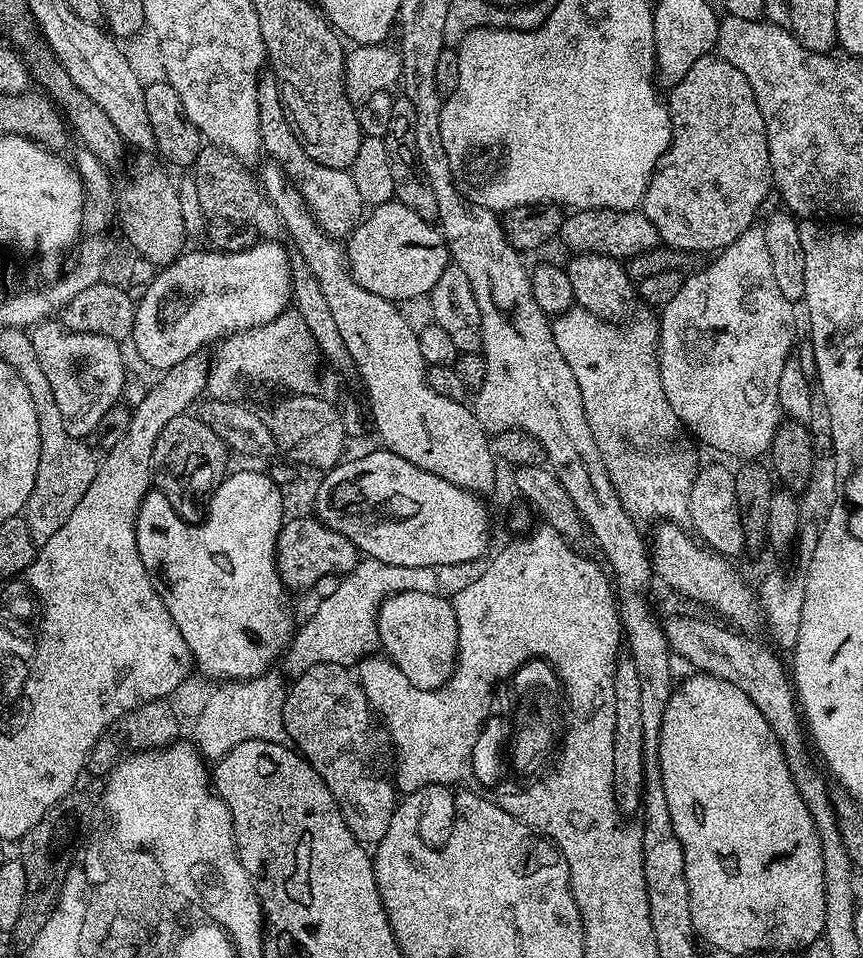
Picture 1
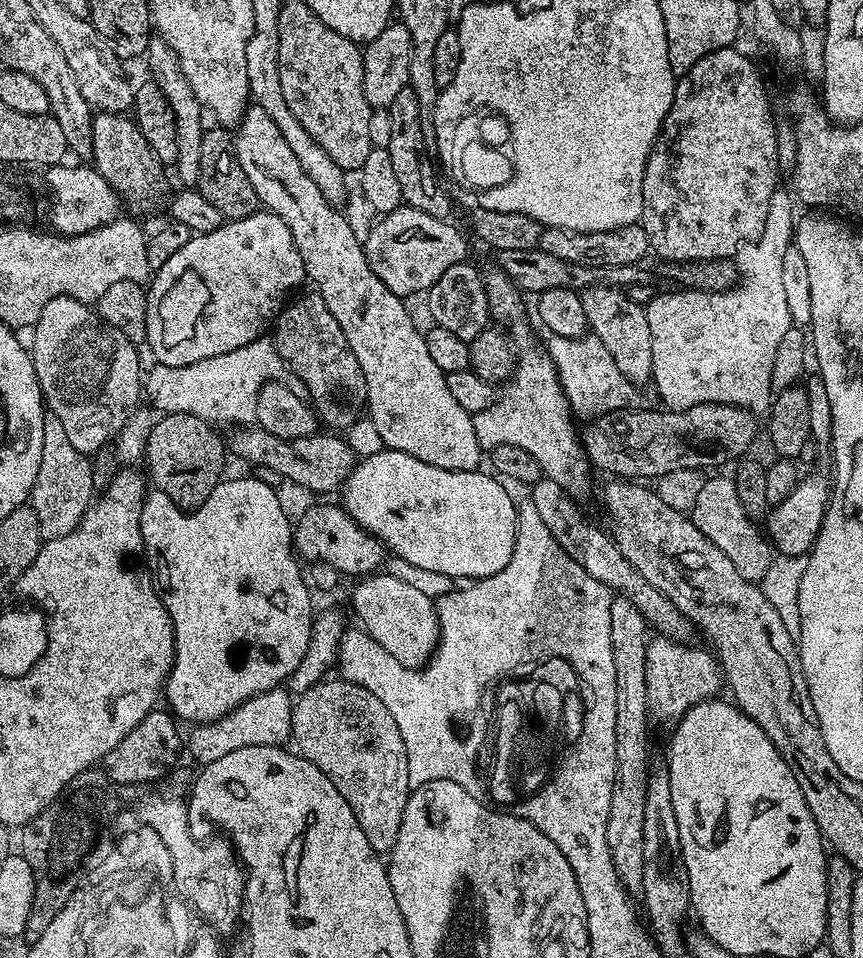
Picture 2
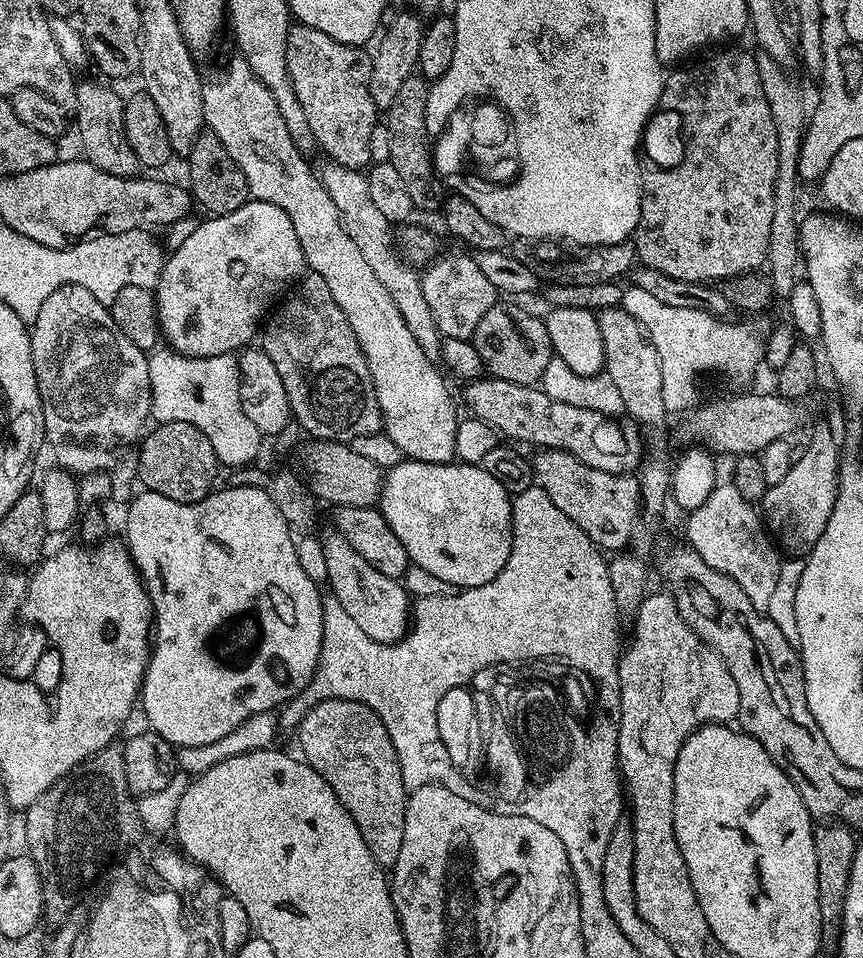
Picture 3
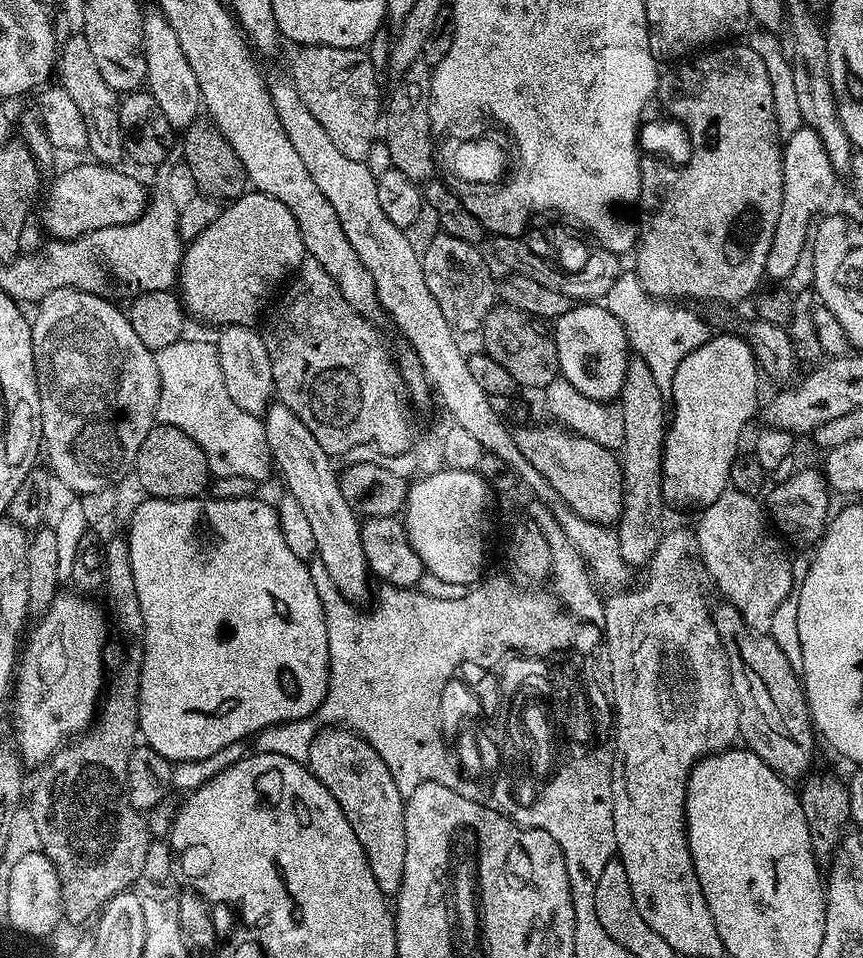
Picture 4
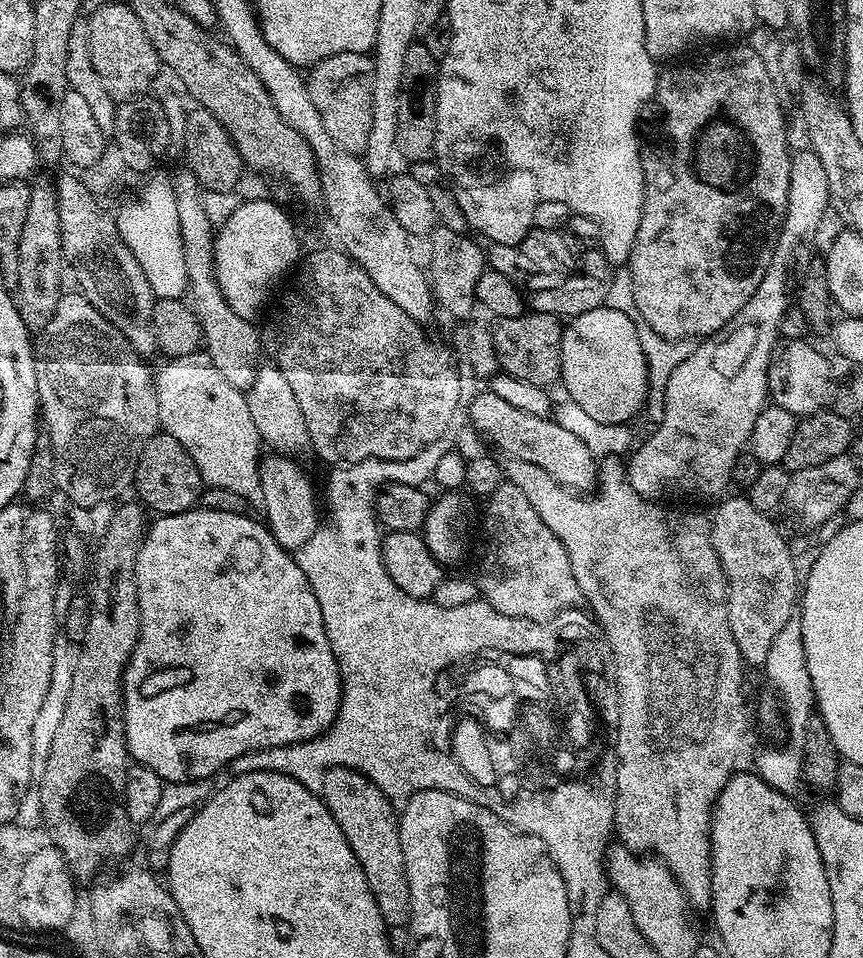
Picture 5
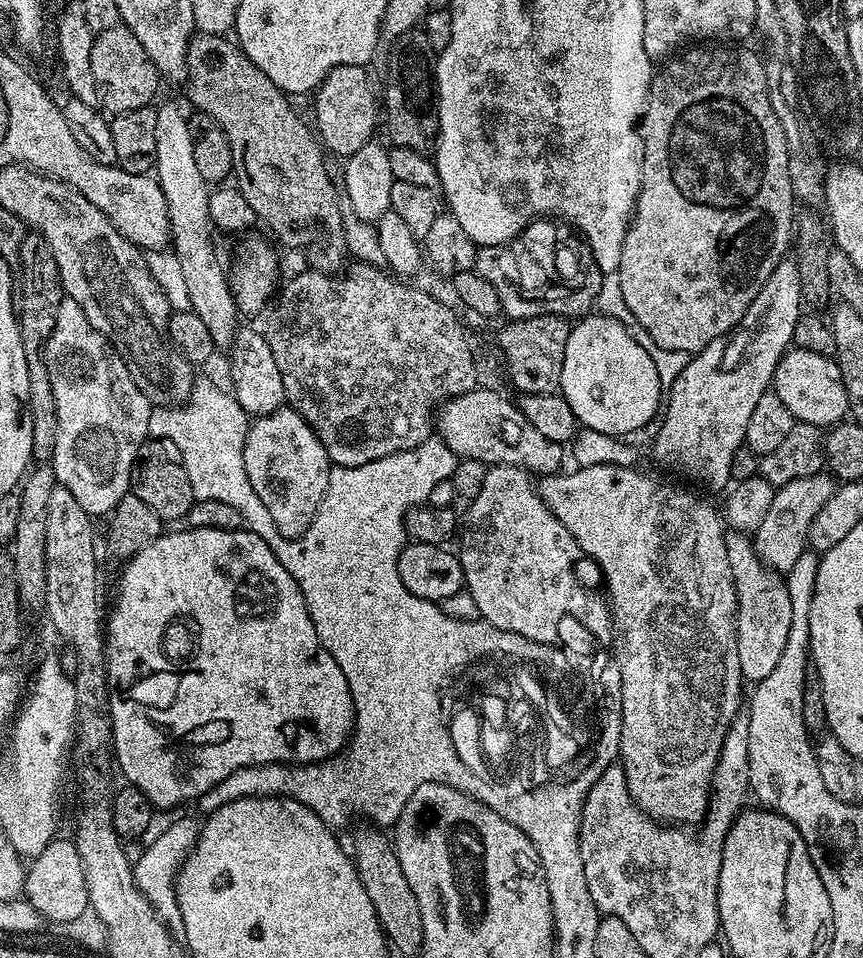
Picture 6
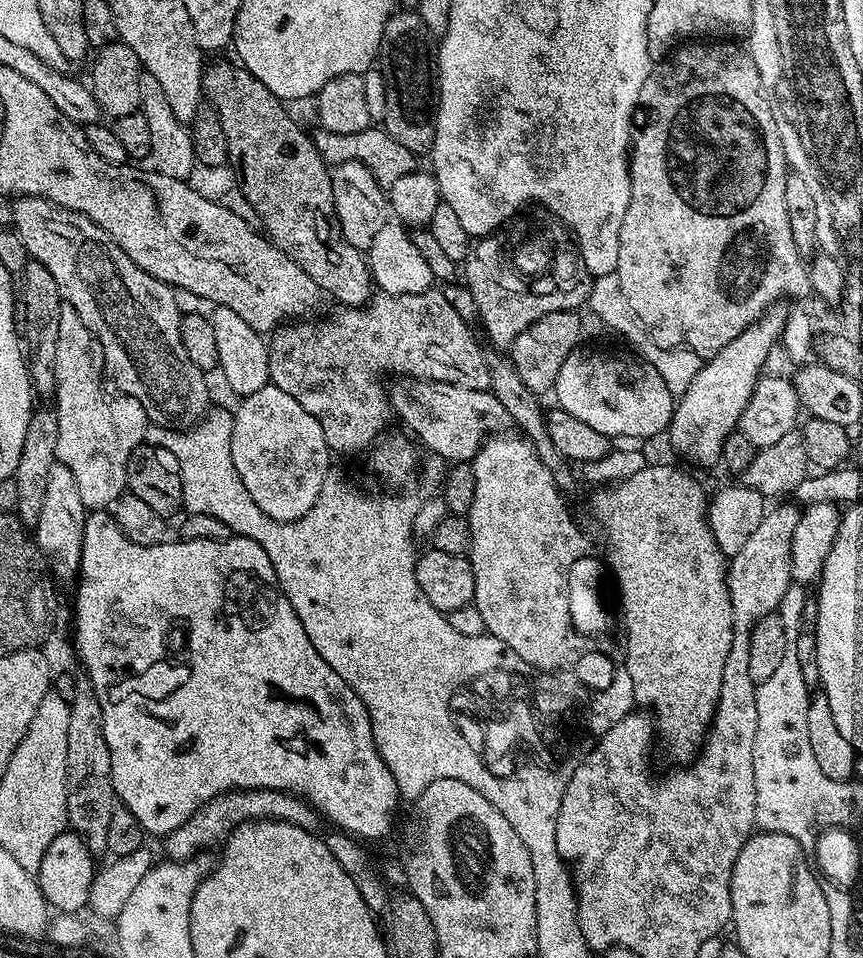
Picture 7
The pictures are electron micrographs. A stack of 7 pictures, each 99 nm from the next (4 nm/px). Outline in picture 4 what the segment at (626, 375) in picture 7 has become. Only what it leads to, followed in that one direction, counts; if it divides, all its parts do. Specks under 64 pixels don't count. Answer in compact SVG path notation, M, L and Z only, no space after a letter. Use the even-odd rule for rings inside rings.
M580 302L569 313L554 320L554 335L560 376L586 396L602 401L615 401L626 378L630 349L622 322L600 302Z

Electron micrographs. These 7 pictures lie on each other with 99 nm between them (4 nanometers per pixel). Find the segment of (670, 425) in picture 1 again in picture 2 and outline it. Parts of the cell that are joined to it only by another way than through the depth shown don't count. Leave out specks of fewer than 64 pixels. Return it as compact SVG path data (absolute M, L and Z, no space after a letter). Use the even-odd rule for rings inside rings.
M585 334L576 338L562 338L549 335L547 337L546 351L548 357L556 367L556 373L560 379L560 385L568 399L573 413L577 417L595 418L604 416L607 412L618 412L616 404L623 404L626 410L631 409L636 400L637 385L614 366L614 358L610 358L610 350L602 346L597 336Z

